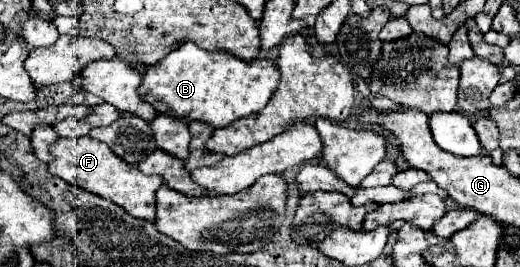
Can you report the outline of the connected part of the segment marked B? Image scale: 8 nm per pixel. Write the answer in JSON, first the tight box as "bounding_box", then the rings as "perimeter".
{"bounding_box":[139,41,279,127],"perimeter":[[[185,41],[165,59],[147,69],[139,95],[159,113],[171,113],[185,121],[205,121],[213,127],[227,127],[241,117],[261,111],[275,93],[279,75],[275,61],[243,61],[229,51],[207,51]]]}

